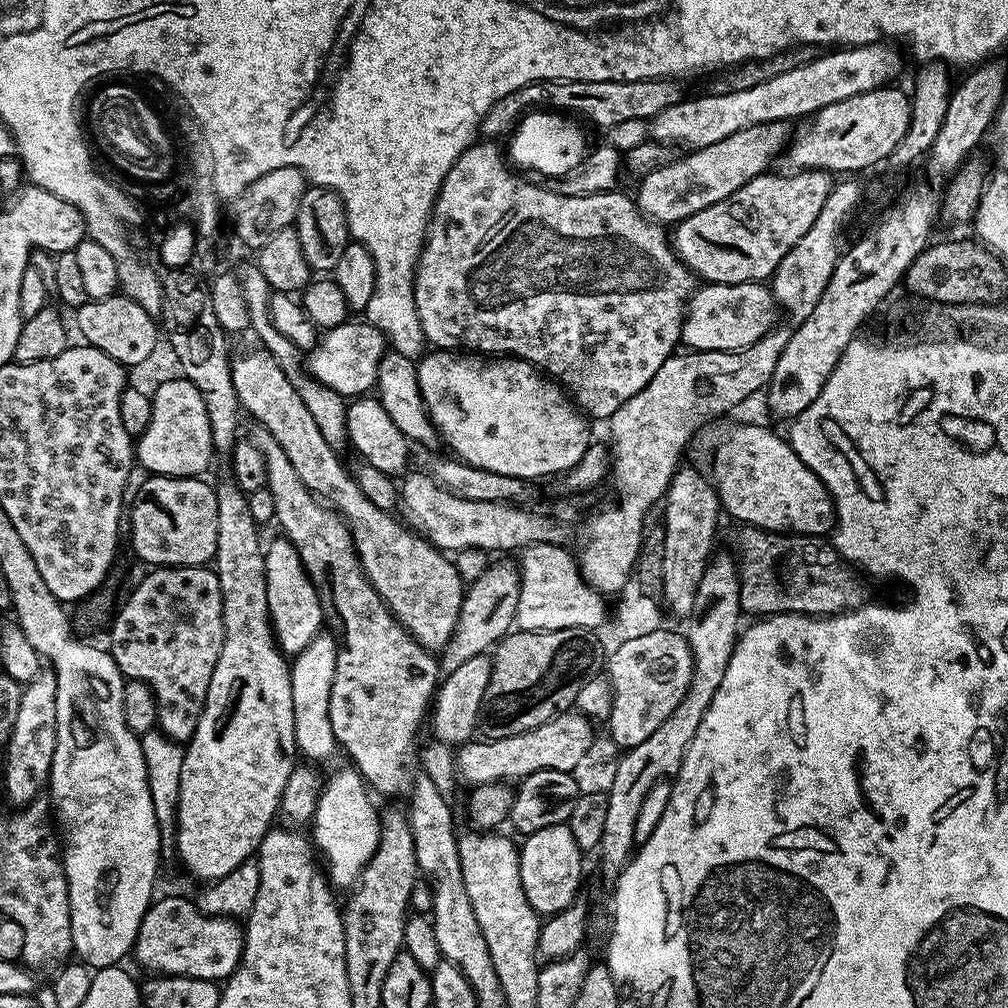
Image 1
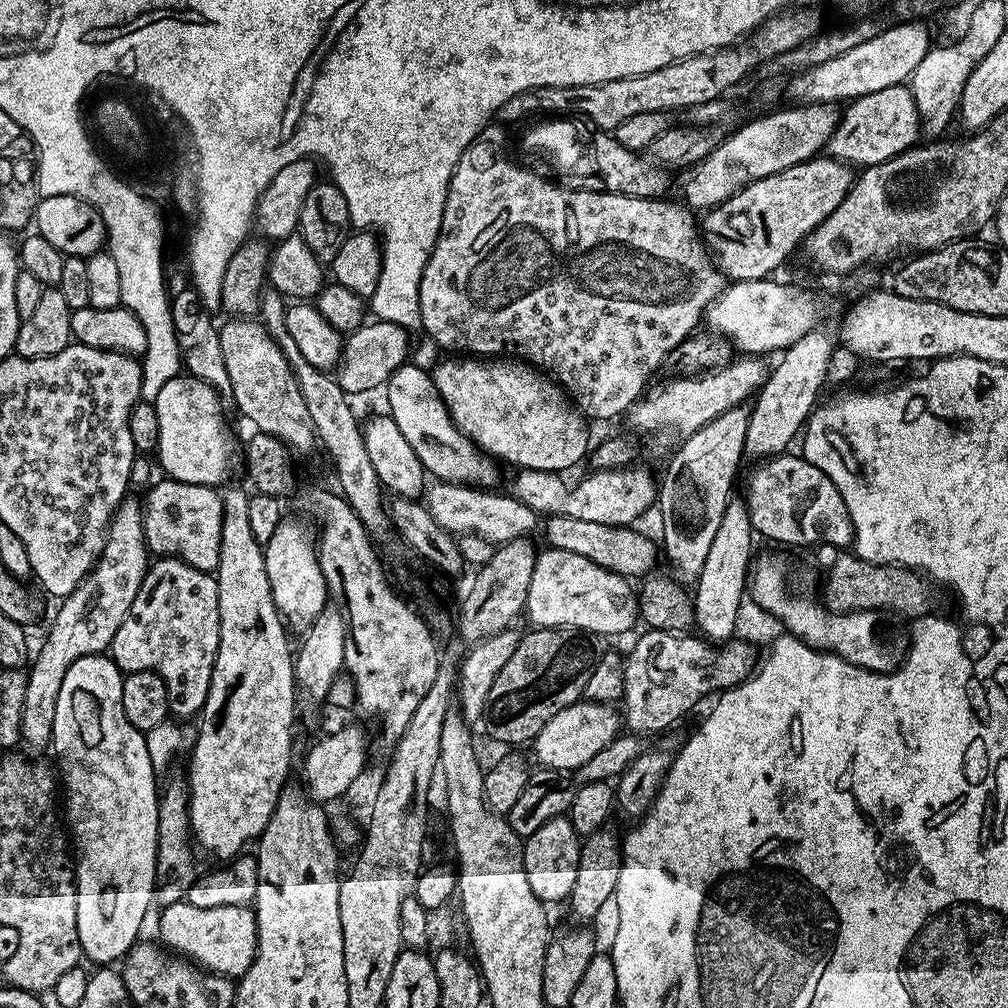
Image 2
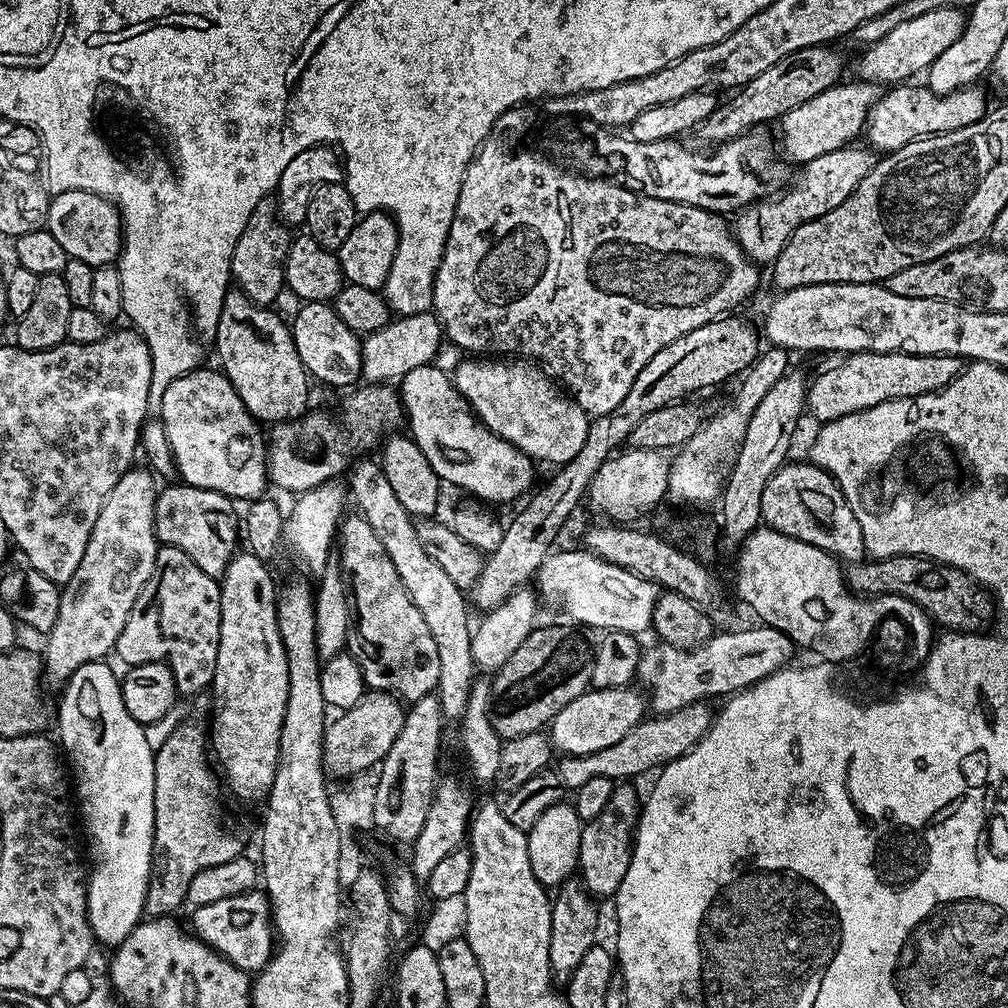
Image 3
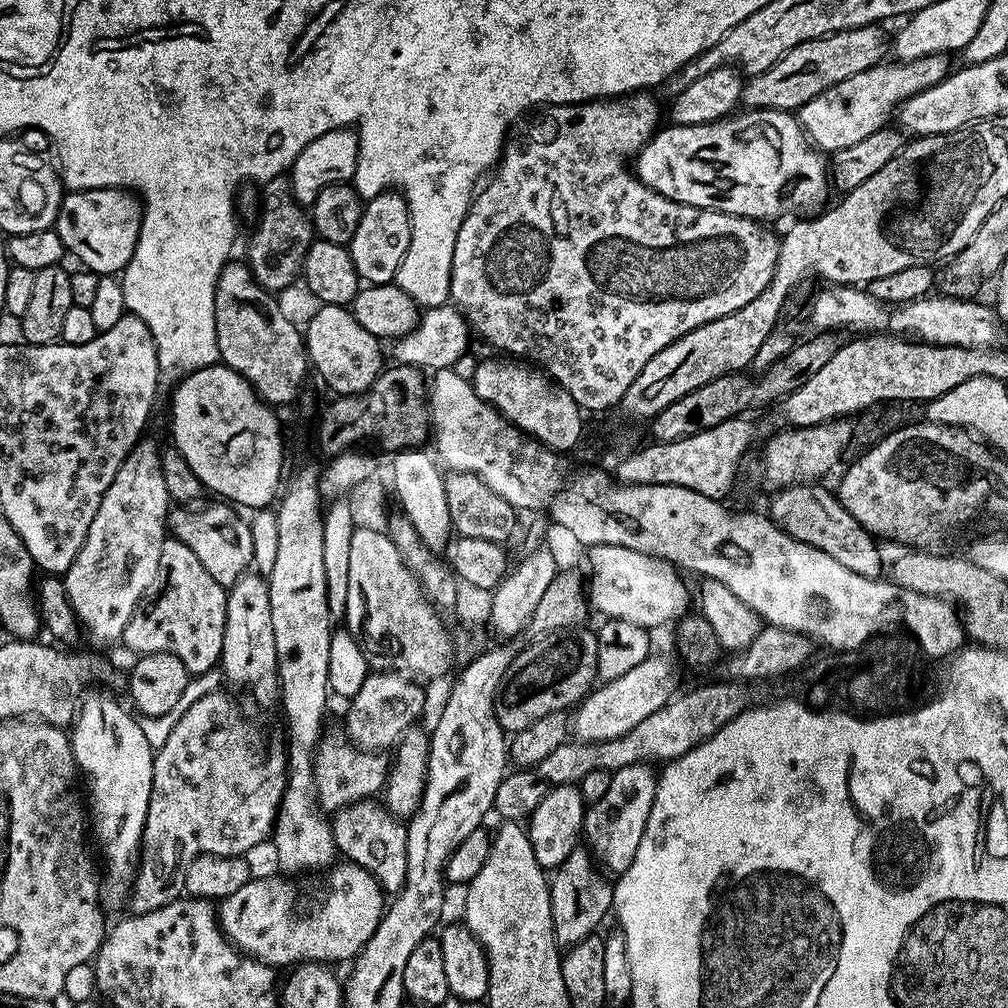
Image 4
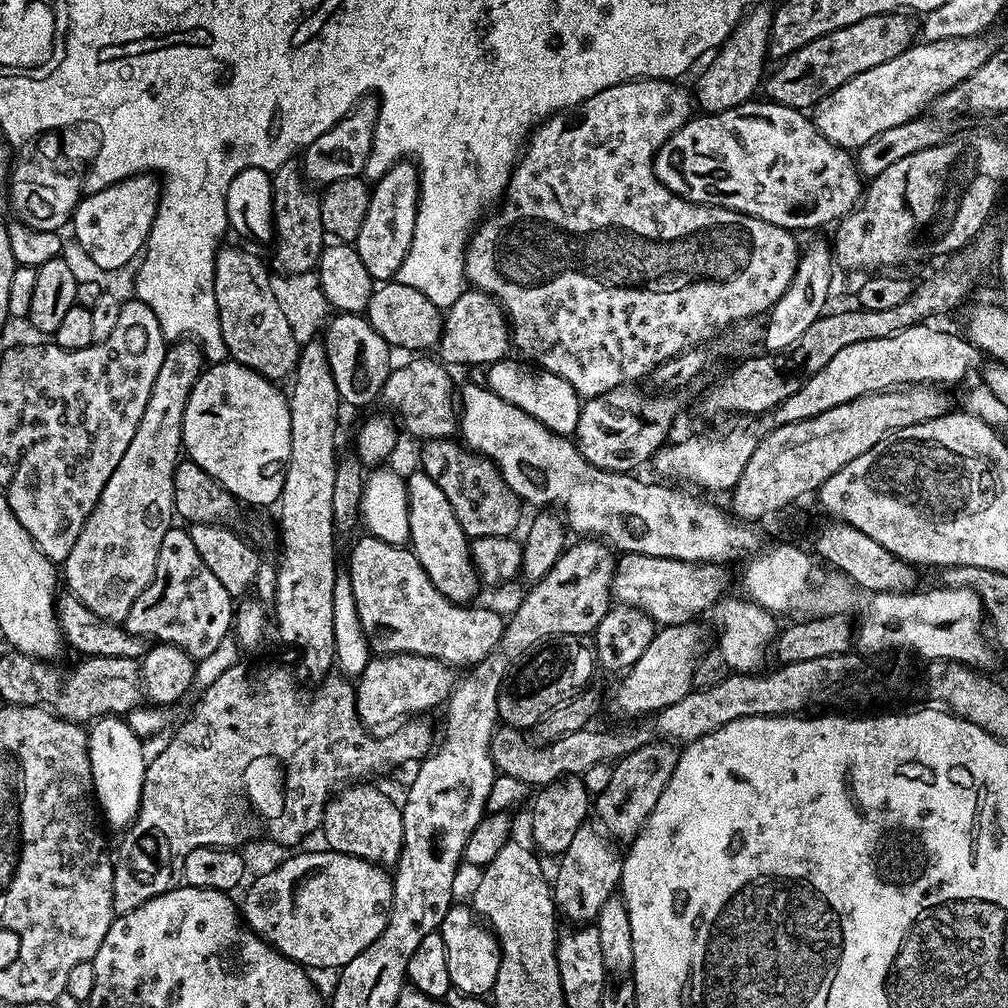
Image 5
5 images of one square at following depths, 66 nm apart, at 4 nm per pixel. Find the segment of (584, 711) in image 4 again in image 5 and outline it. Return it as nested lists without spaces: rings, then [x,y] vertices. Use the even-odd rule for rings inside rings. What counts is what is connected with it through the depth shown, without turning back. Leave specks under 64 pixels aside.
[[[696,622],[665,624],[657,631],[650,646],[646,646],[642,658],[638,658],[638,662],[634,662],[634,666],[623,673],[621,680],[624,681],[616,688],[612,704],[622,715],[655,714],[666,706],[674,706],[674,702],[682,702],[682,698],[693,691],[695,668],[710,648],[707,634],[698,625]]]

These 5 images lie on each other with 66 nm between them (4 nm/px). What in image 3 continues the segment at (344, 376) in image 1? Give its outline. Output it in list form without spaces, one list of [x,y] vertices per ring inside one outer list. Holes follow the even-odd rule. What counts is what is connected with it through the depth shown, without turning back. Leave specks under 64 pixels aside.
[[[431,311],[413,316],[400,316],[393,319],[377,332],[369,332],[363,337],[360,345],[363,379],[368,382],[396,382],[410,370],[423,364],[433,363],[437,358],[436,351],[442,341],[440,321]]]

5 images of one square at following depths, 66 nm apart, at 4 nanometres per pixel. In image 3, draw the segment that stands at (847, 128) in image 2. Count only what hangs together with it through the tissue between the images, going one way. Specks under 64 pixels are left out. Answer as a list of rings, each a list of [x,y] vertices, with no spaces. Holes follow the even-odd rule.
[[[905,82],[889,87],[888,92],[877,99],[868,112],[866,121],[867,143],[877,153],[897,152],[902,146],[922,139],[923,136],[939,136],[941,132],[953,132],[978,122],[986,111],[984,92],[980,86],[959,88],[945,96],[935,96],[926,86],[915,88],[915,83]]]

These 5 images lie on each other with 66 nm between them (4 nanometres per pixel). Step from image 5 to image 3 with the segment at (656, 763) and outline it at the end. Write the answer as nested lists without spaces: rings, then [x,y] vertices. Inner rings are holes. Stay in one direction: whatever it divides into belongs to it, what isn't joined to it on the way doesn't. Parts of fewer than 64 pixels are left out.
[[[628,782],[617,783],[610,794],[610,802],[606,802],[602,814],[587,821],[582,830],[578,850],[578,876],[584,881],[585,888],[596,898],[615,897],[622,886],[622,878],[626,878],[626,870],[630,870],[632,842],[642,807],[642,796],[639,796],[630,785]]]

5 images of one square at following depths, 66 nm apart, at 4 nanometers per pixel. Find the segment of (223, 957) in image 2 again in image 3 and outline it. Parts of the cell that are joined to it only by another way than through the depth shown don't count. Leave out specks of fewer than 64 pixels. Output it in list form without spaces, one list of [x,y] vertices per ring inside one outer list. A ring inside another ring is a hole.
[[[263,891],[234,894],[234,898],[221,898],[218,902],[201,904],[193,912],[196,913],[192,916],[191,931],[209,944],[219,956],[224,956],[243,972],[258,974],[272,960],[272,906]]]

